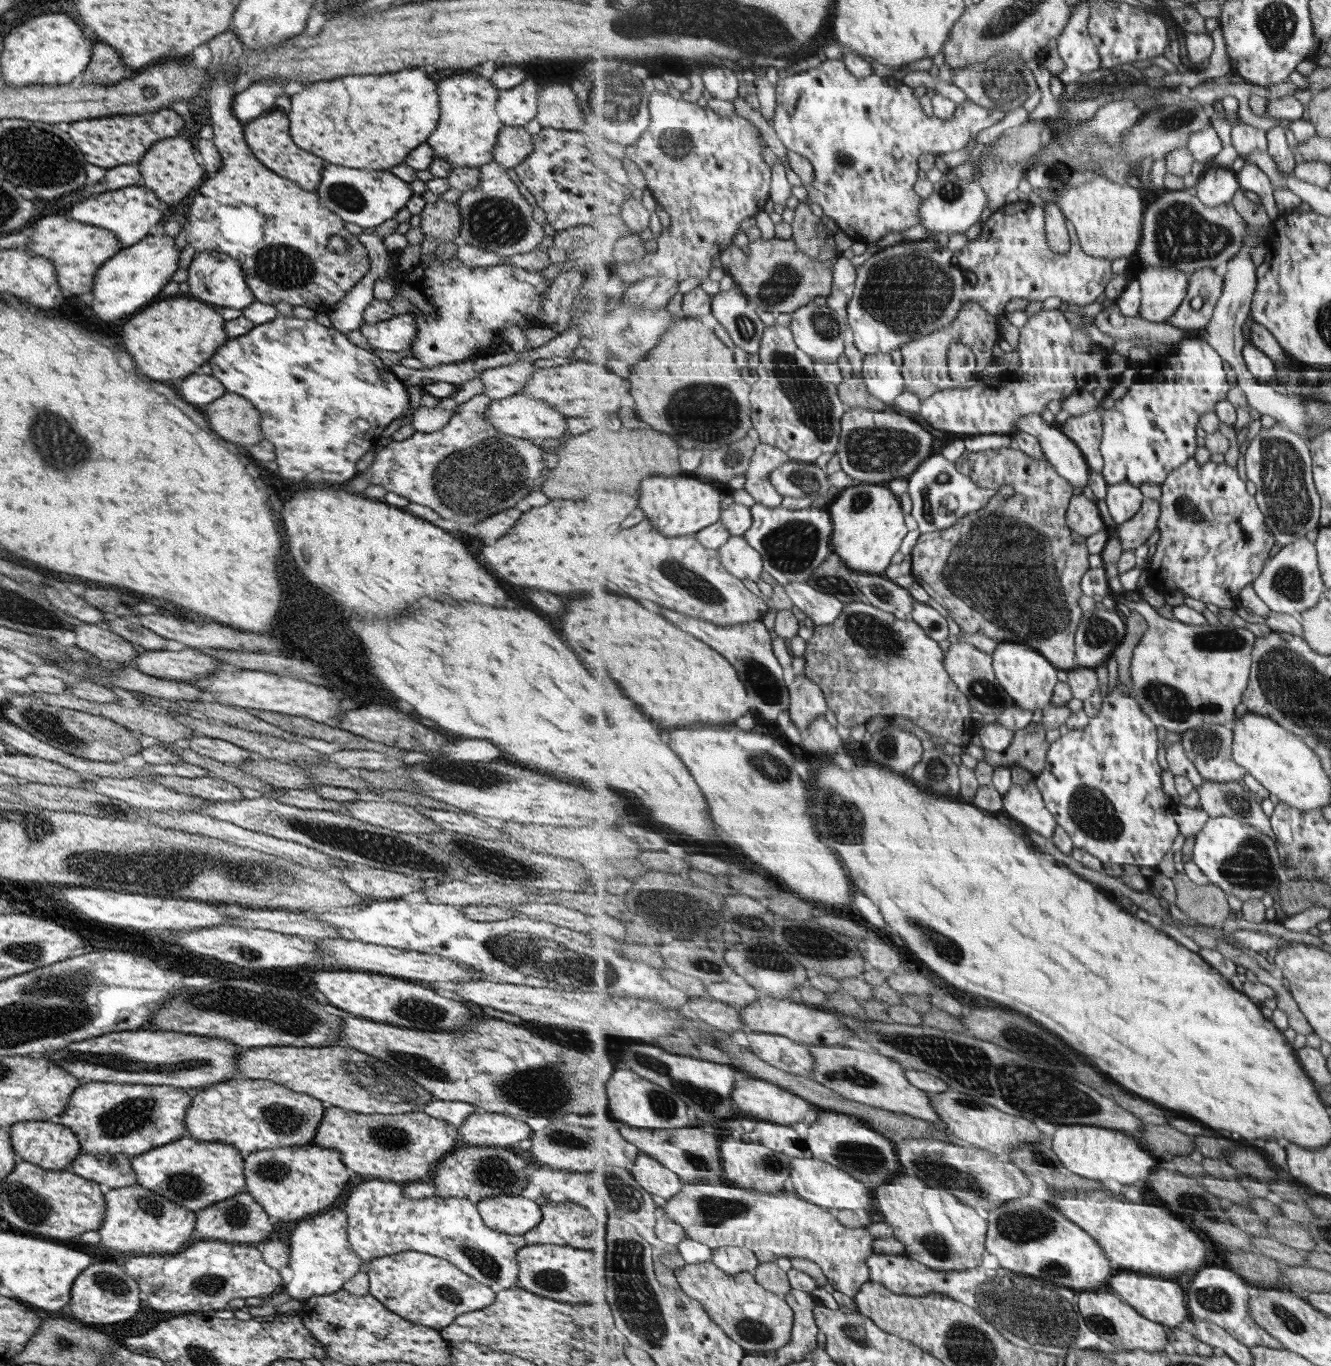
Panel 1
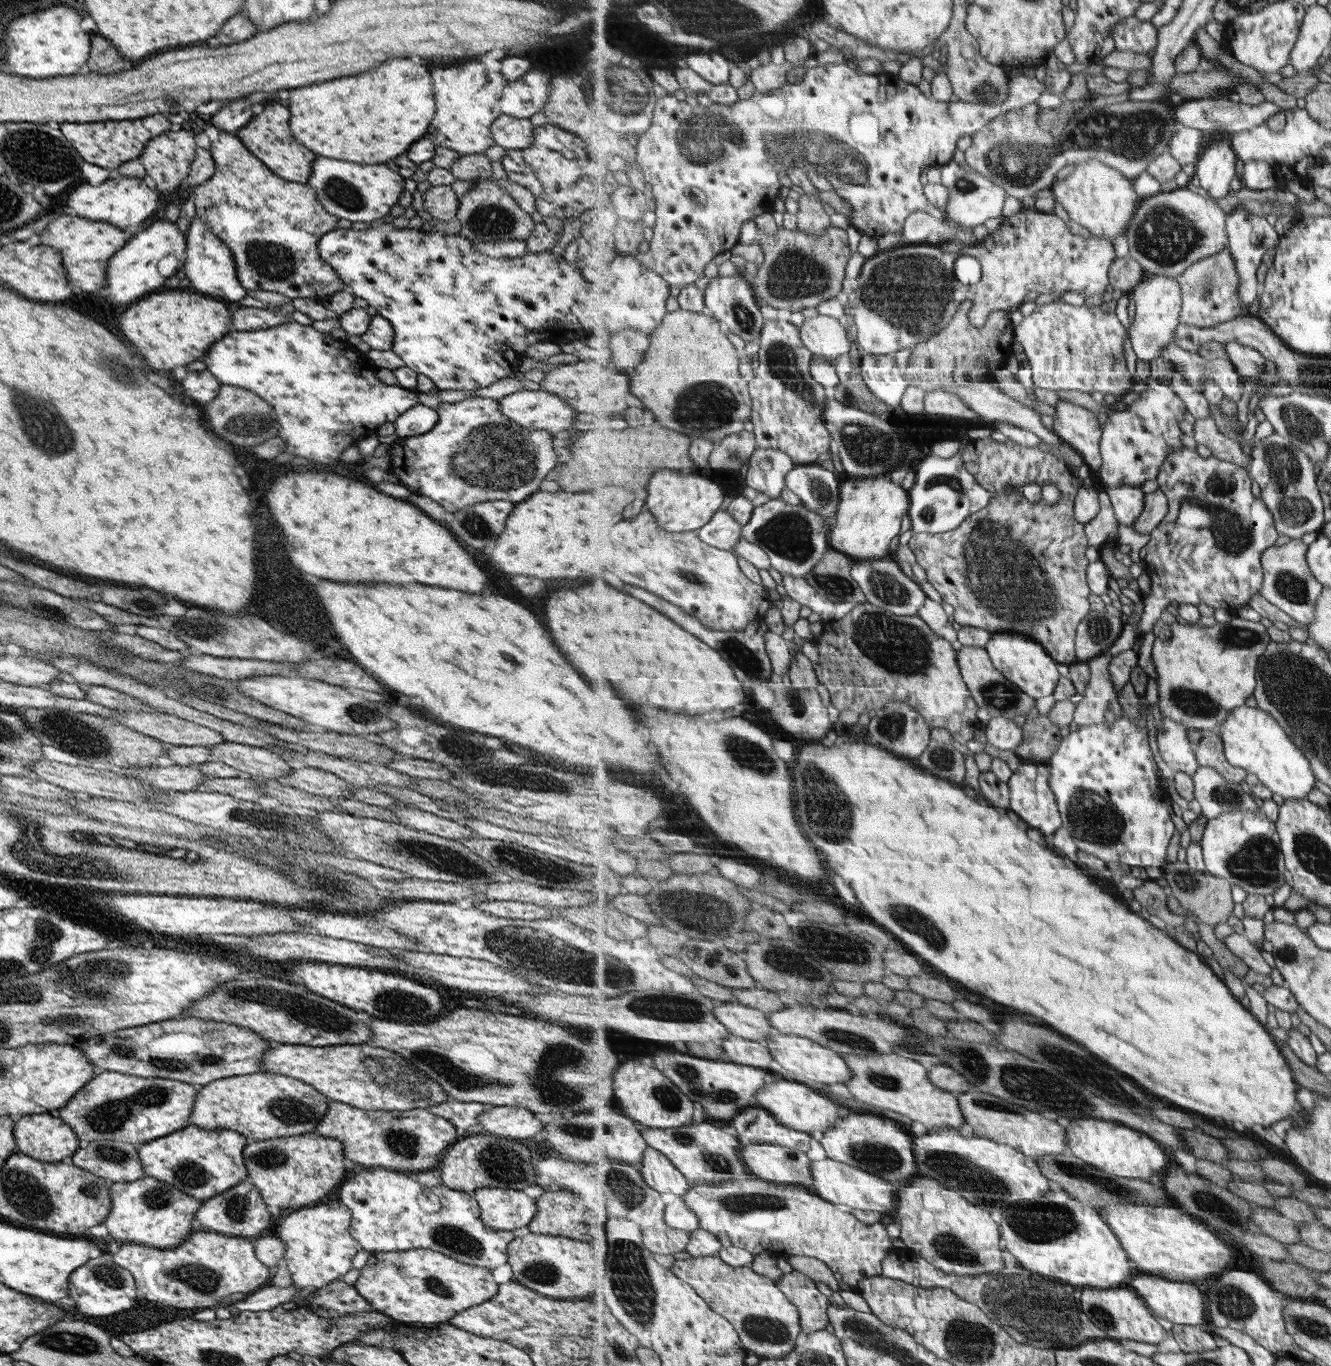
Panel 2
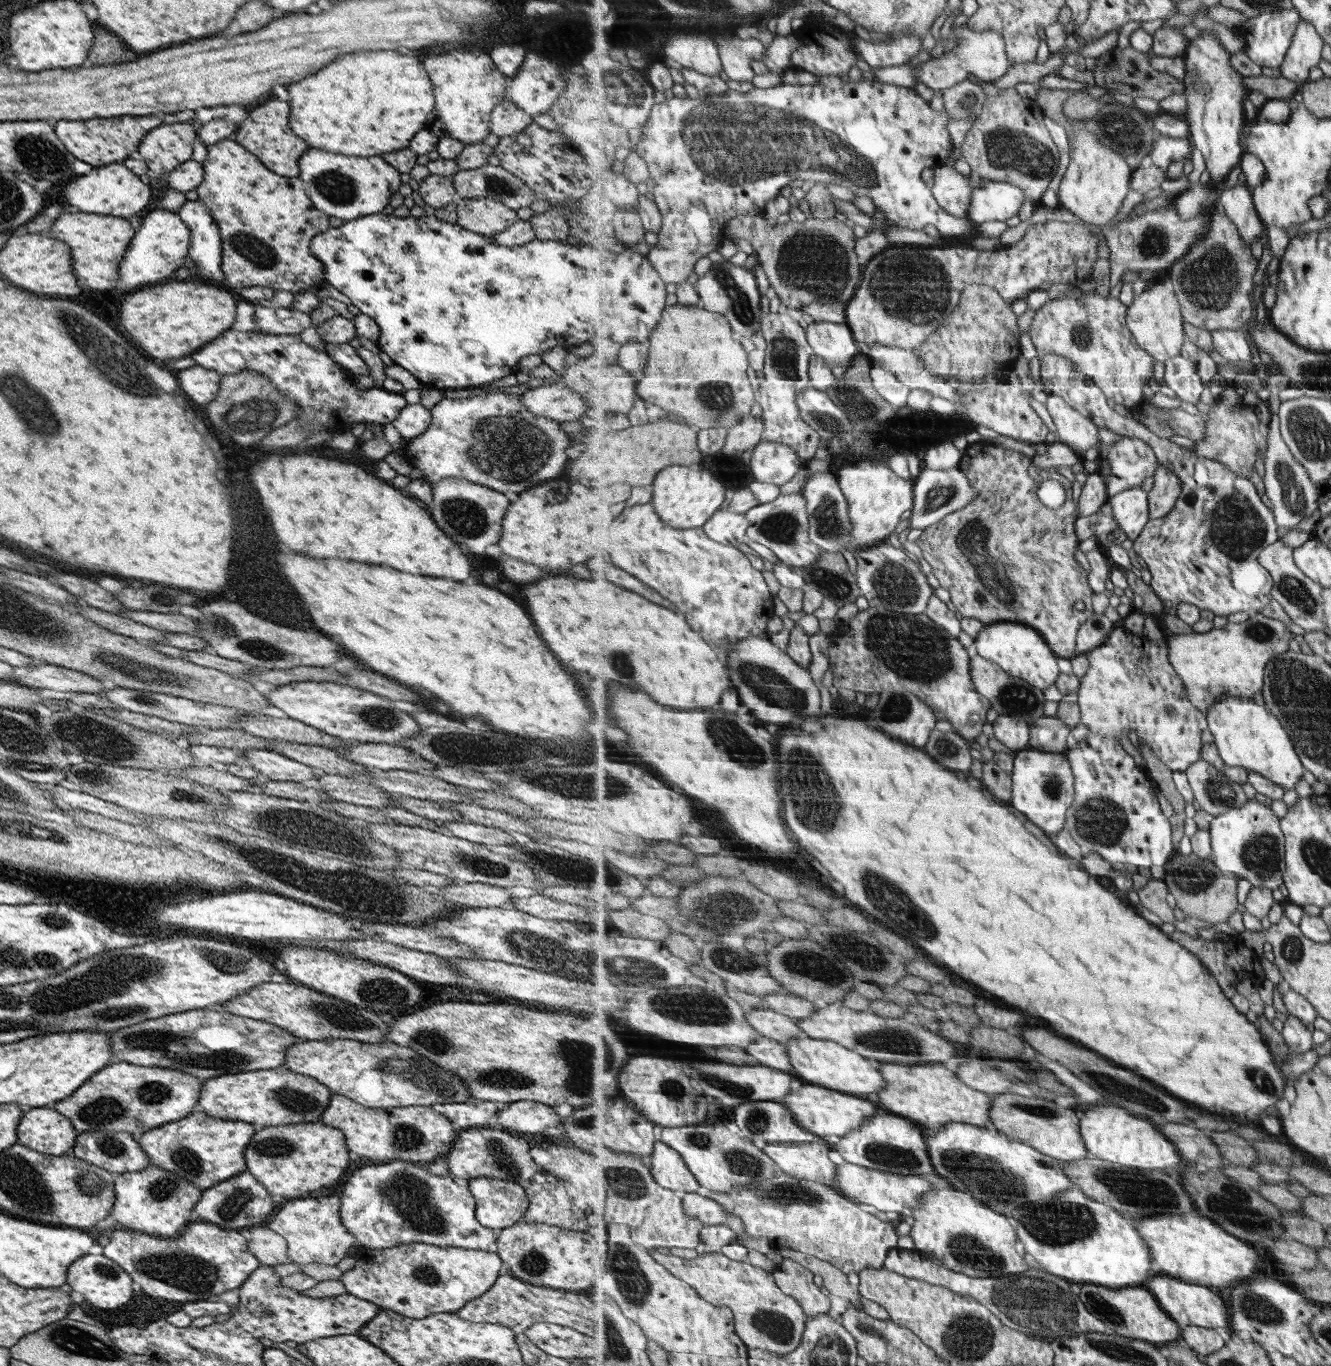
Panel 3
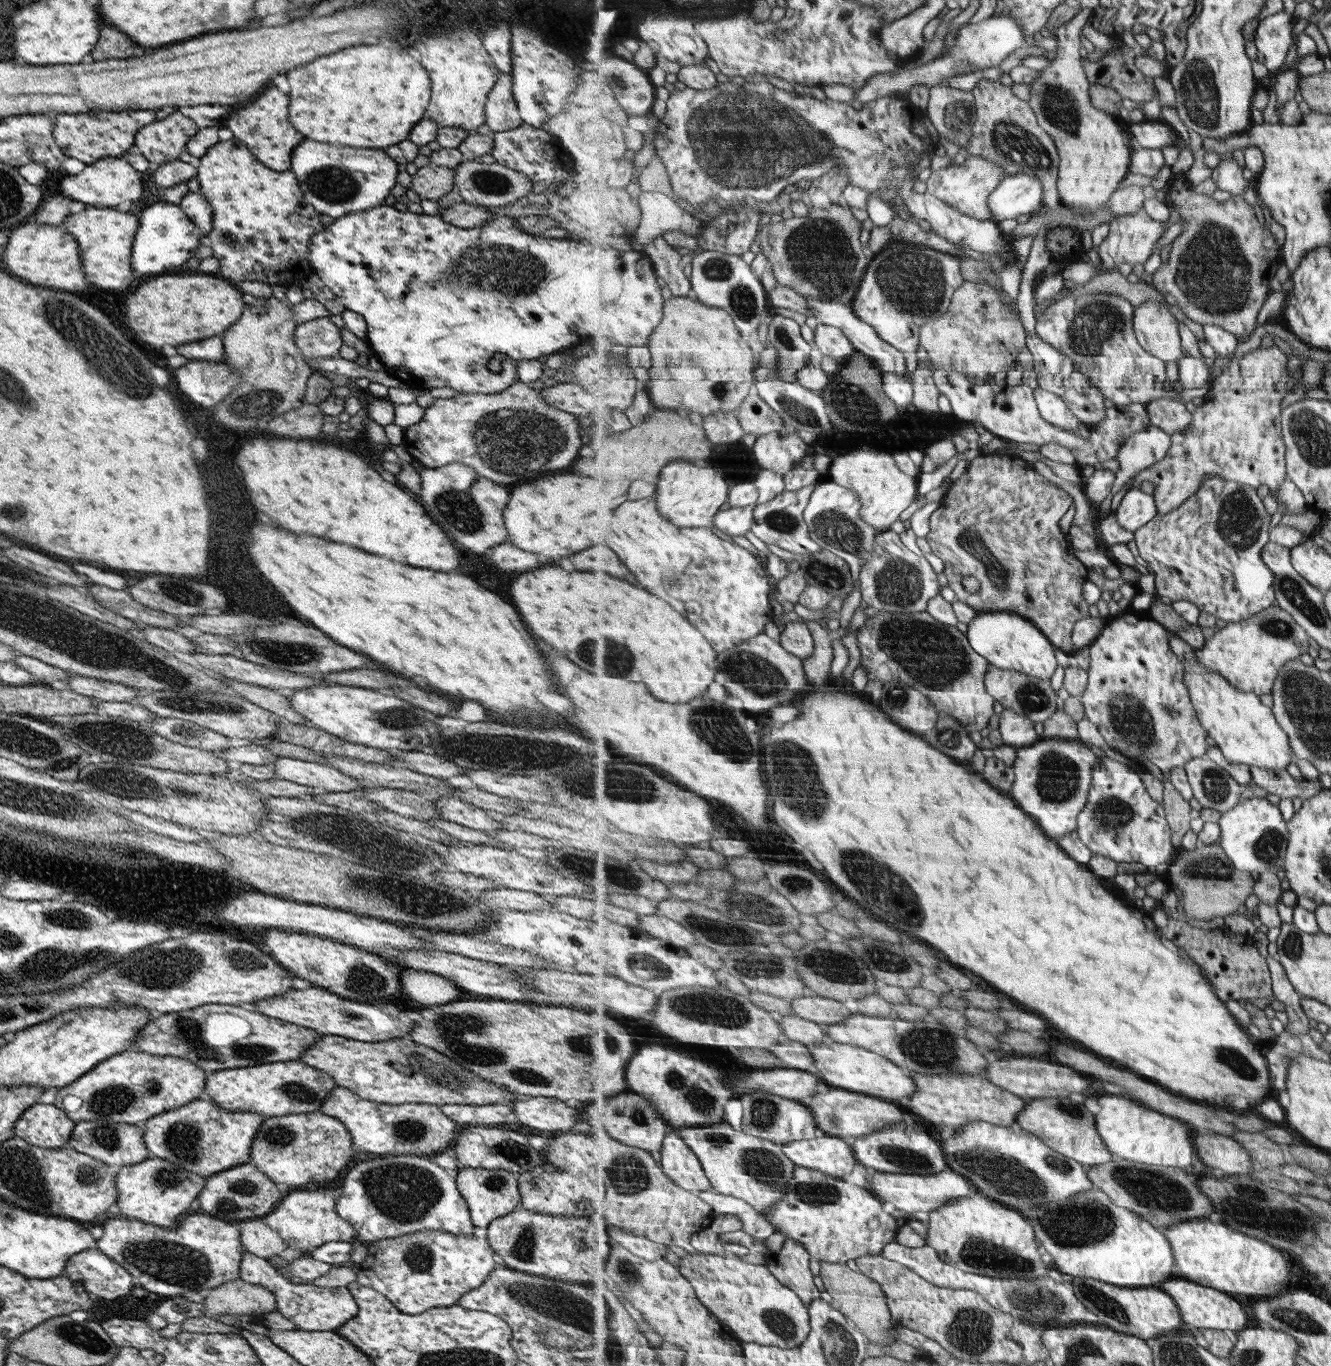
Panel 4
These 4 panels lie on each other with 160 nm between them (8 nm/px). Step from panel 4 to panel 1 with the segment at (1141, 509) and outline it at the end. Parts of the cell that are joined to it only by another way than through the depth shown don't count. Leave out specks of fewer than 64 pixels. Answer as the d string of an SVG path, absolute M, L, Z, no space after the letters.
M1119 483L1110 485L1105 502L1118 526L1130 521L1142 509L1145 500L1146 497L1139 487L1131 483Z

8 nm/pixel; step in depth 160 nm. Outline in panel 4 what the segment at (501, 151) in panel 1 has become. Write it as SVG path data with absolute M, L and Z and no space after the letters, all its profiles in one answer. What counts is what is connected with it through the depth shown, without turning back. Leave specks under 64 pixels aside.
M499 73L497 78L484 104L484 123L491 132L506 131L523 124L511 94L510 76Z

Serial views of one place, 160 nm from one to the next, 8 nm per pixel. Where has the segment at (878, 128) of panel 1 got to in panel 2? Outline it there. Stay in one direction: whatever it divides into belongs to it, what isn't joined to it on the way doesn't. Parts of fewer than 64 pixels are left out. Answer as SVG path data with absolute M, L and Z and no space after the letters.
M839 63L839 64L825 64L825 65L820 64L817 67L810 68L805 72L804 76L802 77L802 81L798 83L788 82L785 86L778 88L777 90L772 90L770 93L762 93L762 92L756 91L752 97L748 98L747 100L739 100L739 102L732 104L733 106L725 106L726 104L715 103L713 101L711 101L710 106L701 106L699 104L691 106L691 105L688 105L686 101L679 101L679 98L673 97L672 94L667 94L665 97L659 98L658 101L656 102L652 125L646 131L642 132L640 135L636 135L634 137L634 142L632 144L635 149L634 159L637 160L637 162L640 164L640 167L643 169L644 178L645 180L647 180L647 183L651 184L650 190L653 192L653 198L655 199L655 203L656 203L655 214L657 216L655 225L653 227L653 237L650 242L649 250L646 253L639 254L637 258L639 258L639 260L641 260L641 262L643 262L643 264L645 264L647 267L651 267L654 271L657 271L660 275L662 275L663 278L667 279L667 282L669 282L671 286L673 287L679 287L679 288L686 287L687 285L690 285L691 283L695 282L695 280L699 280L699 278L703 276L703 272L705 272L705 266L707 266L709 262L712 262L713 258L715 258L717 254L723 254L725 250L731 250L731 248L733 248L735 244L739 244L739 236L741 236L741 228L743 228L743 224L745 224L747 220L753 220L755 216L757 215L761 216L761 214L765 214L765 212L769 213L770 209L773 207L773 200L775 199L775 202L777 202L777 198L779 198L779 190L781 190L781 182L779 182L779 174L781 174L781 172L786 171L788 168L791 168L793 166L800 167L804 171L807 168L809 168L810 170L818 171L819 174L823 174L827 178L827 180L829 180L830 184L833 186L833 190L835 191L835 193L851 205L854 211L850 216L851 224L855 226L855 228L859 232L861 232L861 234L865 234L867 236L870 236L871 238L877 239L879 237L882 237L885 233L894 233L894 232L903 231L904 226L906 224L906 220L911 216L911 214L919 212L919 211L929 213L930 215L933 215L935 218L938 218L938 219L945 219L947 218L945 210L939 207L936 207L934 203L932 203L930 199L928 198L928 196L926 195L925 186L921 184L921 171L926 171L929 167L942 166L944 164L947 164L948 162L951 162L953 160L953 156L955 156L955 150L957 150L957 142L959 142L959 140L961 140L961 138L963 138L965 134L968 134L968 135L975 134L977 130L981 130L983 126L987 126L987 124L989 124L989 122L991 122L993 118L997 116L1001 116L1001 115L1003 116L1007 112L1012 111L1012 109L1019 109L1021 107L1024 107L1025 104L1033 103L1036 99L1038 99L1038 97L1041 95L1041 92L1043 92L1044 89L1046 88L1043 82L1039 82L1034 76L1033 77L1026 76L1025 73L1022 71L1022 72L1017 73L1017 75L1012 76L1009 79L1009 82L1007 82L1007 98L1005 98L1003 102L996 103L996 104L995 103L983 104L983 103L967 102L965 100L960 100L960 99L956 102L950 102L950 101L945 102L945 101L937 100L934 96L929 98L926 94L923 94L923 91L919 88L918 85L909 84L905 82L905 80L901 80L901 78L898 78L896 75L892 75L890 73L885 73L885 72L883 72L881 75L868 75L864 73L859 74L859 72L856 72L855 70L853 70L853 68L849 68L849 66L847 66L846 63Z

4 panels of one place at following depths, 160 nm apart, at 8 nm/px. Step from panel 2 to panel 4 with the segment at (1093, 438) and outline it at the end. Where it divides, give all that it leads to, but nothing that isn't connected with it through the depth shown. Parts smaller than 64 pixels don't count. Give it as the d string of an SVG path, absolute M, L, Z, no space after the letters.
M1041 387L1034 390L1034 395L1040 413L1047 422L1075 434L1079 432L1079 422L1081 420L1070 409L1064 398Z

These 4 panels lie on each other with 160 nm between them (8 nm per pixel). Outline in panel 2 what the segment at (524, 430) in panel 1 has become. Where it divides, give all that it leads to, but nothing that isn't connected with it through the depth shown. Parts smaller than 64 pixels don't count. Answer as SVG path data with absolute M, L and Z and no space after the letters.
M539 390L516 391L499 399L500 411L510 421L528 429L557 432L567 430L575 414L572 406L567 406L554 394Z

